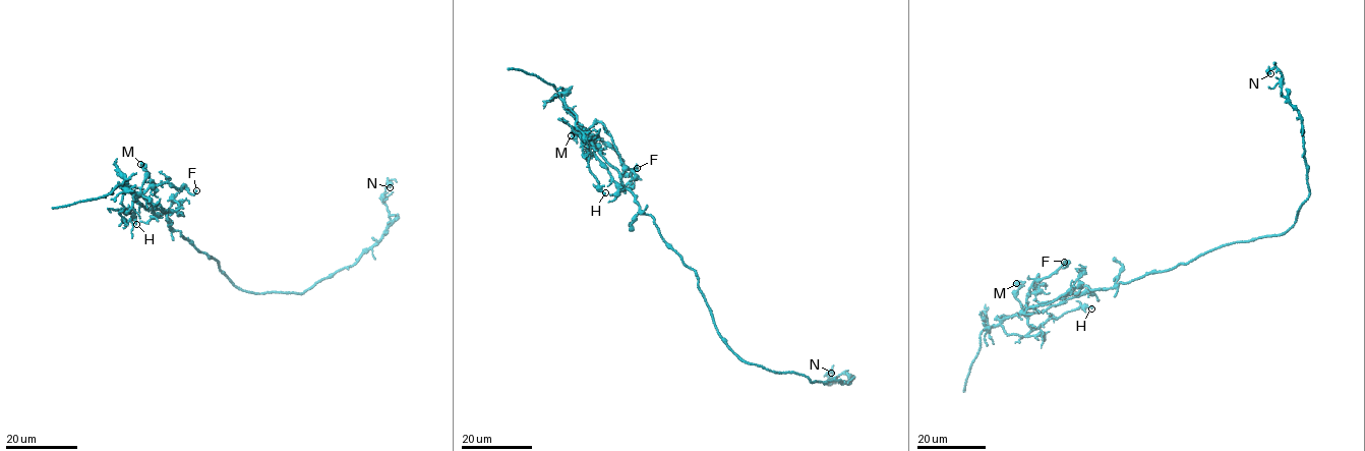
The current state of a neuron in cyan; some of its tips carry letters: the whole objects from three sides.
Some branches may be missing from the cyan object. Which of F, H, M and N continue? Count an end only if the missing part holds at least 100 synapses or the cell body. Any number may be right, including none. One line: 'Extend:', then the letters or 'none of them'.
Extend: none of them

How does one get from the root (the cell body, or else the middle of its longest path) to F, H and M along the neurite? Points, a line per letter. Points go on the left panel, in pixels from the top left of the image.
F: (212, 257), (170, 229), (166, 212), (143, 194), (167, 182), (192, 194), (196, 190)
H: (212, 257), (170, 229), (166, 212), (141, 195), (123, 212), (135, 216), (136, 224)
M: (212, 257), (197, 250), (179, 230), (170, 229), (166, 212), (144, 199), (140, 190), (147, 172), (140, 164)

